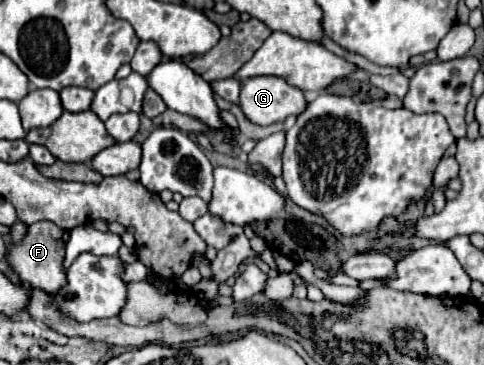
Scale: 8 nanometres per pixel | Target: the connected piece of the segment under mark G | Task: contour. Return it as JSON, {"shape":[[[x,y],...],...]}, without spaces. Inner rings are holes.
{"shape":[[[255,76],[241,84],[241,110],[243,114],[261,126],[269,126],[275,122],[285,122],[289,116],[299,116],[307,108],[307,100],[299,88],[289,86],[285,80],[277,76]]]}

